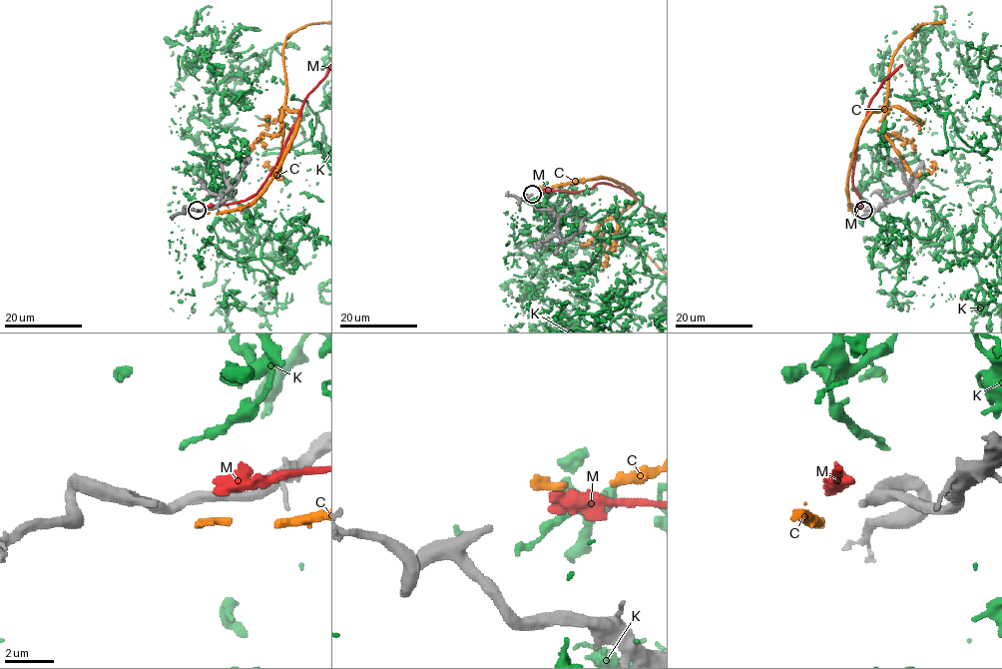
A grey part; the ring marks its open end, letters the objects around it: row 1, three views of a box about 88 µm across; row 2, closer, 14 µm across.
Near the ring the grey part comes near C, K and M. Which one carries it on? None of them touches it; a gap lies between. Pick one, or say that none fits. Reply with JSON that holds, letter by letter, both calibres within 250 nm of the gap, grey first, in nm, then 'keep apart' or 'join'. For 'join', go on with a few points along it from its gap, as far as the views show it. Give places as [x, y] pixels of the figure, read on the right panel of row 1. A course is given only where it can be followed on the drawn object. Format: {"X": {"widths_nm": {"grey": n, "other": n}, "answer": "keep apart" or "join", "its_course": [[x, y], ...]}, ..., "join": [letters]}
{"C": {"widths_nm": {"grey": 320, "other": 340}, "answer": "keep apart"}, "K": {"widths_nm": {"grey": 320, "other": 280}, "answer": "keep apart"}, "M": {"widths_nm": {"grey": 320, "other": 500}, "answer": "join"}, "join": ["M"]}

